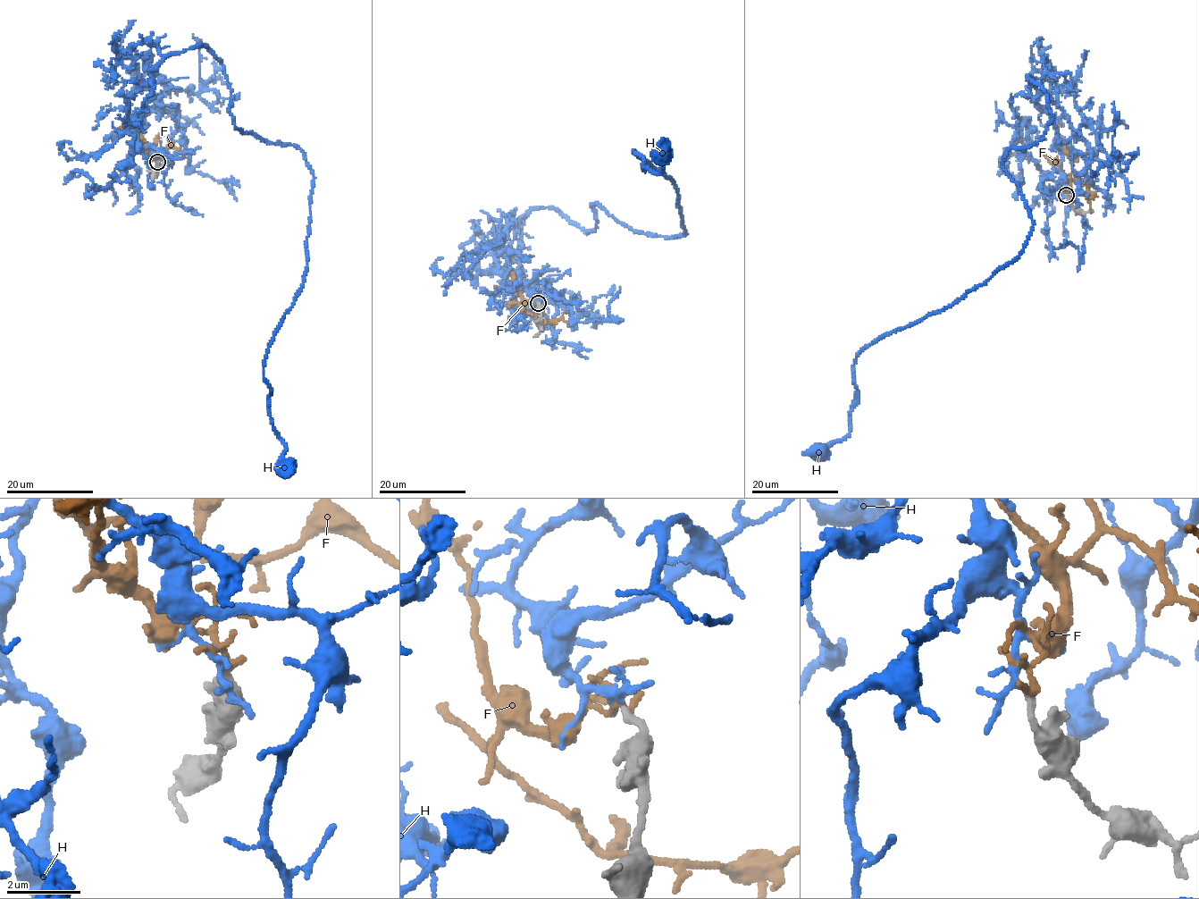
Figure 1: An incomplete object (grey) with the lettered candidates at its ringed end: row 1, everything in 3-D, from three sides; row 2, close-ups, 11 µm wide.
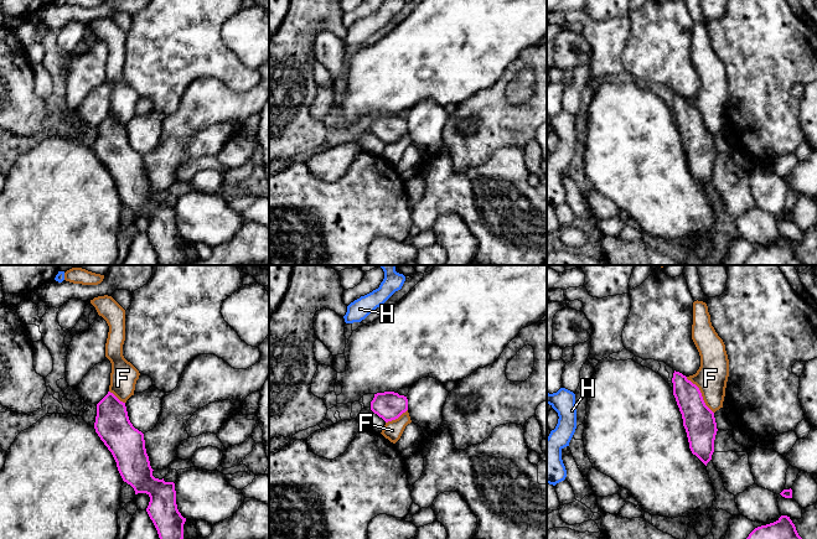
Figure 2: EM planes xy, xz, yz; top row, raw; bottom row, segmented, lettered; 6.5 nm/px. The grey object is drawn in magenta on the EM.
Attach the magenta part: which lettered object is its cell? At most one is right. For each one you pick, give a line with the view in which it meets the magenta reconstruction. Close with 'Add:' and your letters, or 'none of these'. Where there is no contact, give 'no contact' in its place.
H: no contact
Add: H

